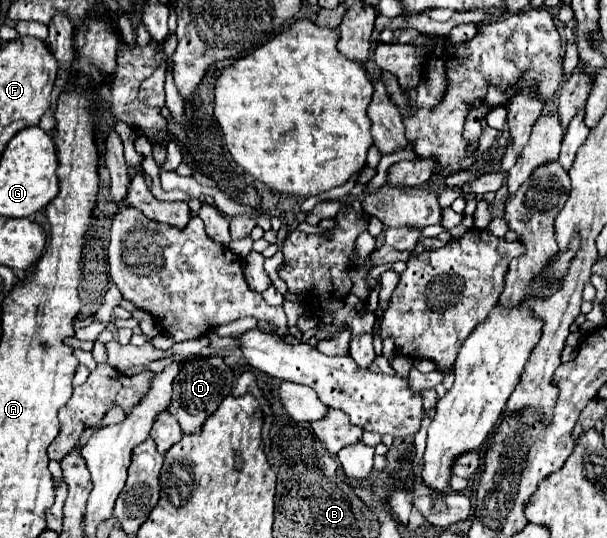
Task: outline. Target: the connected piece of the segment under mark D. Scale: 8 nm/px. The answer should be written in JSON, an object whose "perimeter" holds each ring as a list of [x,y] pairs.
{"perimeter":[[[222,358],[186,362],[174,380],[174,394],[170,406],[170,412],[176,416],[182,434],[198,434],[202,430],[204,420],[218,408],[220,400],[232,392],[234,384],[236,384],[236,374],[232,372],[232,368],[224,364]]]}

